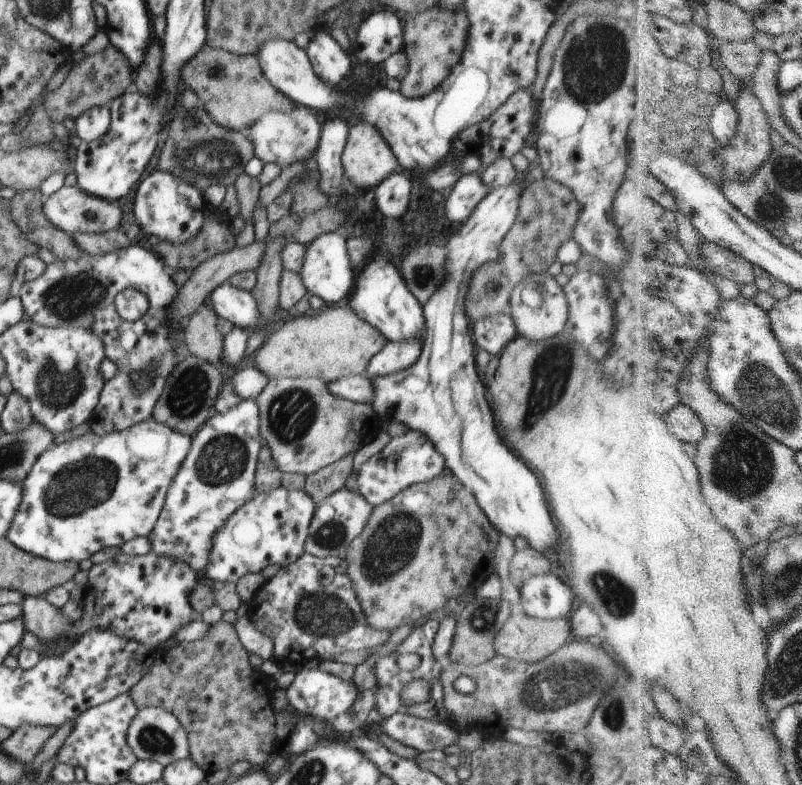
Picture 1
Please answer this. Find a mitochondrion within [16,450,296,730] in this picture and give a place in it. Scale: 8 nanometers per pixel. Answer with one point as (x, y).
(79, 486)

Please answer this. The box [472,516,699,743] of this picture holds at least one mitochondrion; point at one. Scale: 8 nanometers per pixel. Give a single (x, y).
(556, 688)

